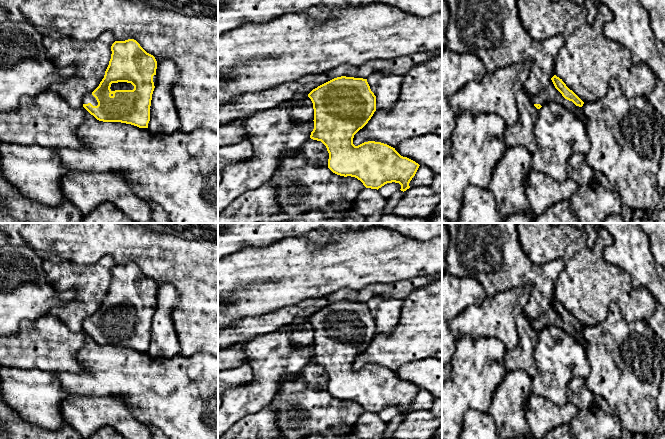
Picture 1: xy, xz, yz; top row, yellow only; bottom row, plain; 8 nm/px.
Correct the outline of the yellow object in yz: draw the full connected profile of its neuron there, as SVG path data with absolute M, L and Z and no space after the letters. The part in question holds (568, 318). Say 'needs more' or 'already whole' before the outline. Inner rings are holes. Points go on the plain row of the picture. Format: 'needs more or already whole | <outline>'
already whole | M554 299L551 302L551 304L555 312L562 318L562 320L565 323L572 325L576 330L579 330L579 331L583 330L584 326L572 314L570 314L566 310L566 308L562 305L562 303Z

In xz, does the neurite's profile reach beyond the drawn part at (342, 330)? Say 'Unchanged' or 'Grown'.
Unchanged

